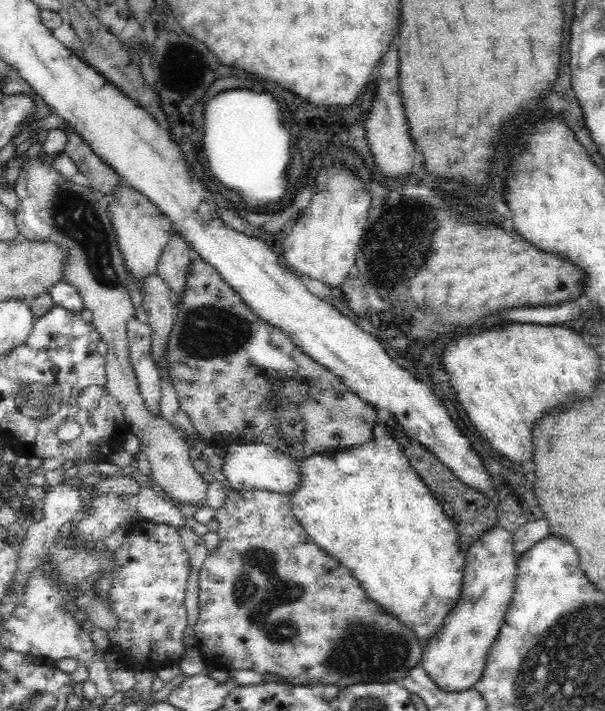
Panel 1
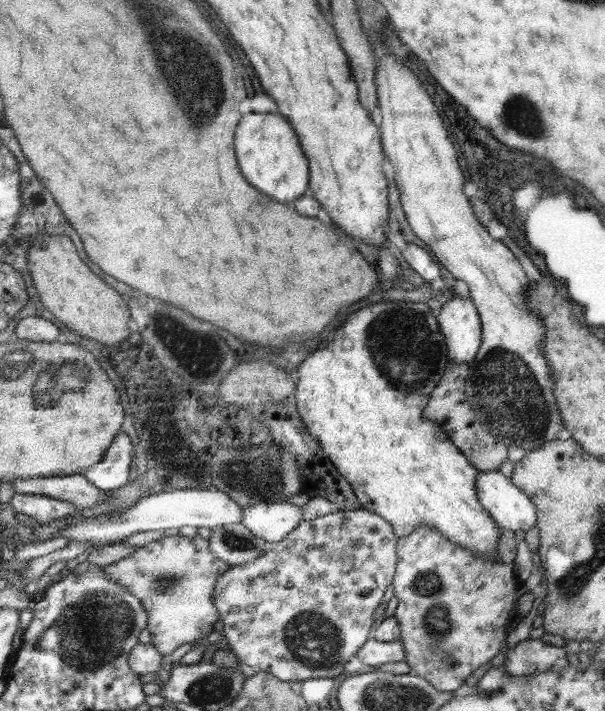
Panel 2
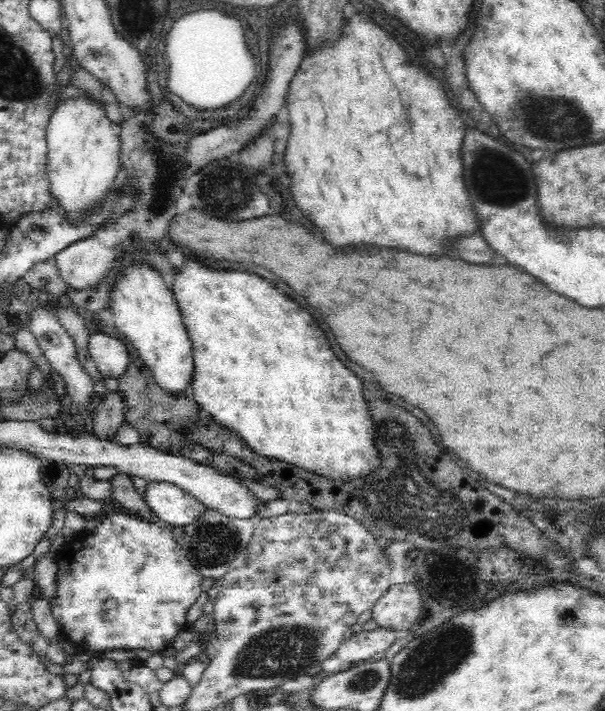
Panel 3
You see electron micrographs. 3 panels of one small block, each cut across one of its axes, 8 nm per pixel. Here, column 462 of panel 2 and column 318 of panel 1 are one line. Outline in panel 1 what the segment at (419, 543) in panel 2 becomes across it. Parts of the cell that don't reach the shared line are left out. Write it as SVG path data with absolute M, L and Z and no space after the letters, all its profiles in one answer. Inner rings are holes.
M226 480L228 497L222 507L216 509L214 518L218 522L219 543L214 550L209 551L206 560L202 562L198 579L198 607L199 616L195 624L196 647L200 652L204 652L203 658L214 658L214 656L226 656L230 662L234 660L234 671L240 668L250 668L256 670L258 674L264 672L278 674L282 676L288 685L312 686L318 689L318 684L336 684L340 689L353 684L364 682L394 682L399 681L412 670L414 666L420 664L422 656L422 646L414 631L404 626L393 615L385 613L381 606L372 602L366 596L366 591L360 586L358 579L355 579L350 571L342 566L333 556L326 554L321 547L312 542L304 527L297 521L291 505L291 495L286 493L275 493L269 490L235 491Z

